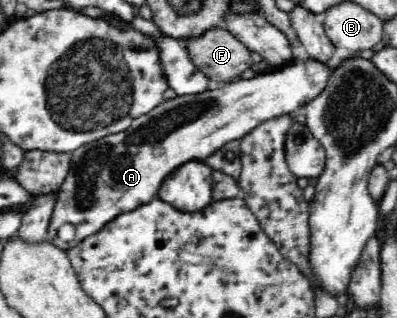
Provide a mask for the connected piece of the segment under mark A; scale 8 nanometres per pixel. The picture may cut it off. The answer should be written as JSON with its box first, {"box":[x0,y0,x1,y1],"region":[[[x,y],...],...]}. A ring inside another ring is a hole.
{"box":[46,57,339,251],"region":[[[294,57],[283,66],[260,71],[253,78],[237,78],[219,86],[214,85],[198,94],[187,94],[162,101],[160,106],[156,106],[154,110],[136,118],[128,130],[109,134],[100,140],[80,146],[78,150],[71,153],[70,172],[60,190],[56,191],[57,195],[46,241],[67,251],[78,246],[80,242],[84,242],[84,238],[98,234],[108,222],[112,222],[112,219],[118,218],[120,214],[132,212],[132,210],[152,202],[152,199],[158,197],[164,180],[179,166],[192,161],[202,163],[212,154],[216,154],[228,142],[242,140],[264,122],[272,120],[272,118],[288,116],[288,114],[296,112],[300,106],[306,106],[316,100],[328,86],[328,80],[332,78],[336,67],[339,65],[332,66],[330,62],[324,63],[314,57]],[[66,222],[75,224],[76,233],[74,240],[63,243],[58,238],[58,228]]]}

